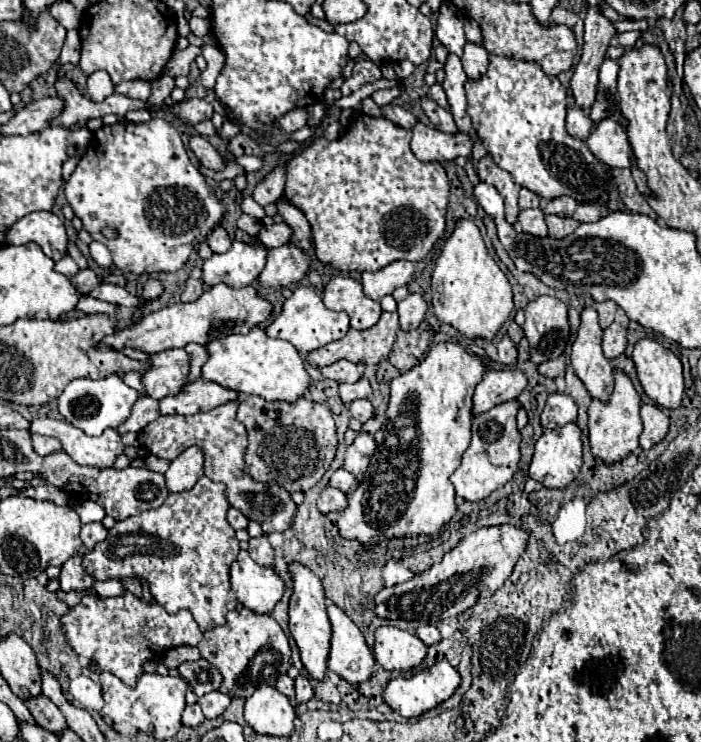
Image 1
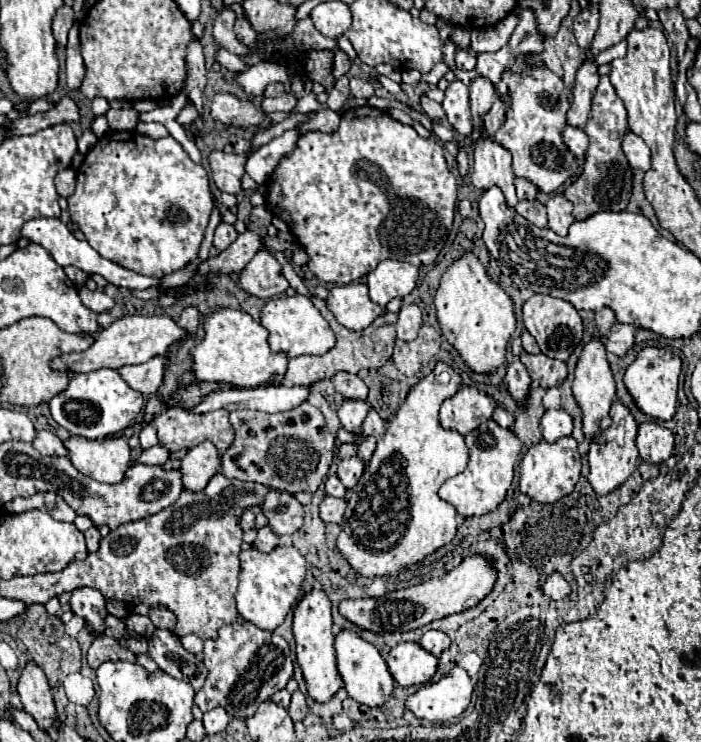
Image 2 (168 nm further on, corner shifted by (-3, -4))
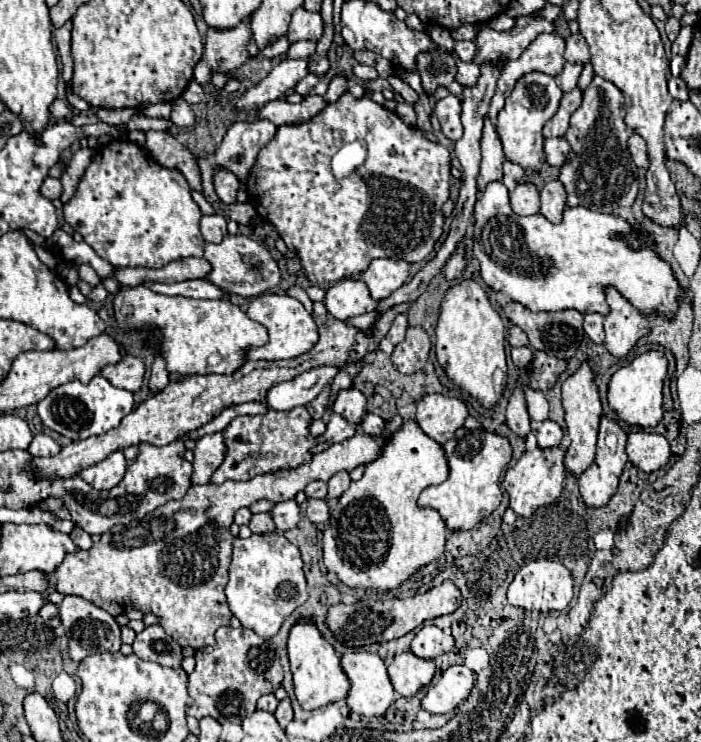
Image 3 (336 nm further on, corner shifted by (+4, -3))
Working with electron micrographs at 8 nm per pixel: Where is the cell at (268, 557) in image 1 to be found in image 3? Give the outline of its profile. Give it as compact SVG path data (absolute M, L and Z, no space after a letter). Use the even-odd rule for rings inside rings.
M254 514L248 526L250 526L250 530L252 530L254 534L270 534L270 532L276 530L270 514Z

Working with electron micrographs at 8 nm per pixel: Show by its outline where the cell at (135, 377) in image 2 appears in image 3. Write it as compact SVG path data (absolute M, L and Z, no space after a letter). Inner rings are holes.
M124 356L122 362L102 368L102 376L108 378L116 388L124 388L130 392L138 392L144 382L146 366L136 356Z

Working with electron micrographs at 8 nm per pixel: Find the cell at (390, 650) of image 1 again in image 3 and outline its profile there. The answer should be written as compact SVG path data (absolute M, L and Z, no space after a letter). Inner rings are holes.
M402 652L392 658L388 664L388 674L392 686L402 696L414 696L422 686L430 684L434 676L434 662L426 658L418 658L416 654Z

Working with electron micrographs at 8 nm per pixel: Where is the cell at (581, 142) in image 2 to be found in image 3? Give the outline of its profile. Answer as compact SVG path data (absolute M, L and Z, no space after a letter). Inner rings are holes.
M548 138L544 142L544 150L546 150L546 162L550 166L562 166L572 148L566 138Z

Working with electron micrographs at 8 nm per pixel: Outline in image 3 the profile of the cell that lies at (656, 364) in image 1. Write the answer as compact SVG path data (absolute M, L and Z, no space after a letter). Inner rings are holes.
M650 350L640 356L636 356L628 366L614 372L610 384L608 384L608 402L610 408L626 422L626 424L638 424L642 428L654 428L662 416L662 386L668 372L668 360L664 352Z

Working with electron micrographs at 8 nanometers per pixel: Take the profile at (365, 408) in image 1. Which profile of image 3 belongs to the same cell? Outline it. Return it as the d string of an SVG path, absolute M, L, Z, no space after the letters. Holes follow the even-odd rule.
M364 414L362 420L360 420L360 428L366 432L366 434L374 434L378 436L382 430L384 430L384 420L376 414Z

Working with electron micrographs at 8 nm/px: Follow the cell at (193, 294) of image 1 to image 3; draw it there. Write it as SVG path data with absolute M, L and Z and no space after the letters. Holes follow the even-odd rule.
M156 356L152 368L150 368L150 392L158 392L162 390L166 384L170 382L170 374L166 370L166 360L164 356Z

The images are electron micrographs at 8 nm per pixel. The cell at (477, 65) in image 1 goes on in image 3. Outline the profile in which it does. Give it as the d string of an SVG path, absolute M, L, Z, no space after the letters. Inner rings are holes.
M484 118L480 150L482 150L482 160L478 174L478 190L484 190L486 184L502 180L502 162L504 162L502 142L494 130L494 124L488 118Z

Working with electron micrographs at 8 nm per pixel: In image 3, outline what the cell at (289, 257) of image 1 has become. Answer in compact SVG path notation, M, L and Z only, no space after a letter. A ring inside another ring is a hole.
M242 234L226 236L220 244L206 244L204 258L212 264L212 272L208 274L208 280L228 294L252 298L268 292L280 282L280 268L272 258L272 254L268 252L268 248L262 242L256 242Z

